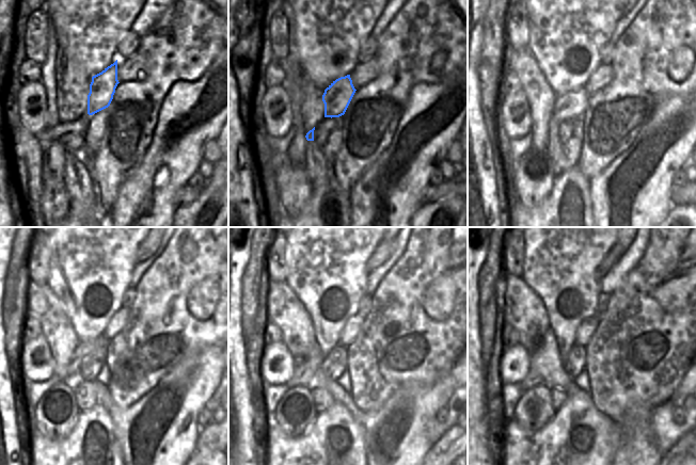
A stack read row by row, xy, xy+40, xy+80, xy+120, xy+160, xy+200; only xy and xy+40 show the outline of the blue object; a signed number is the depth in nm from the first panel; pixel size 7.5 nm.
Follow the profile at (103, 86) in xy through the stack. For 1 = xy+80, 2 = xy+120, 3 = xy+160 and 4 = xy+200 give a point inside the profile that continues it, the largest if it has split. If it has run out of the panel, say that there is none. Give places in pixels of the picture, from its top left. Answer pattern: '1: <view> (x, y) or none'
1: xy+80 (573, 103)
2: xy+120 (82, 349)
3: xy+160 (303, 372)
4: xy+200 (532, 380)

